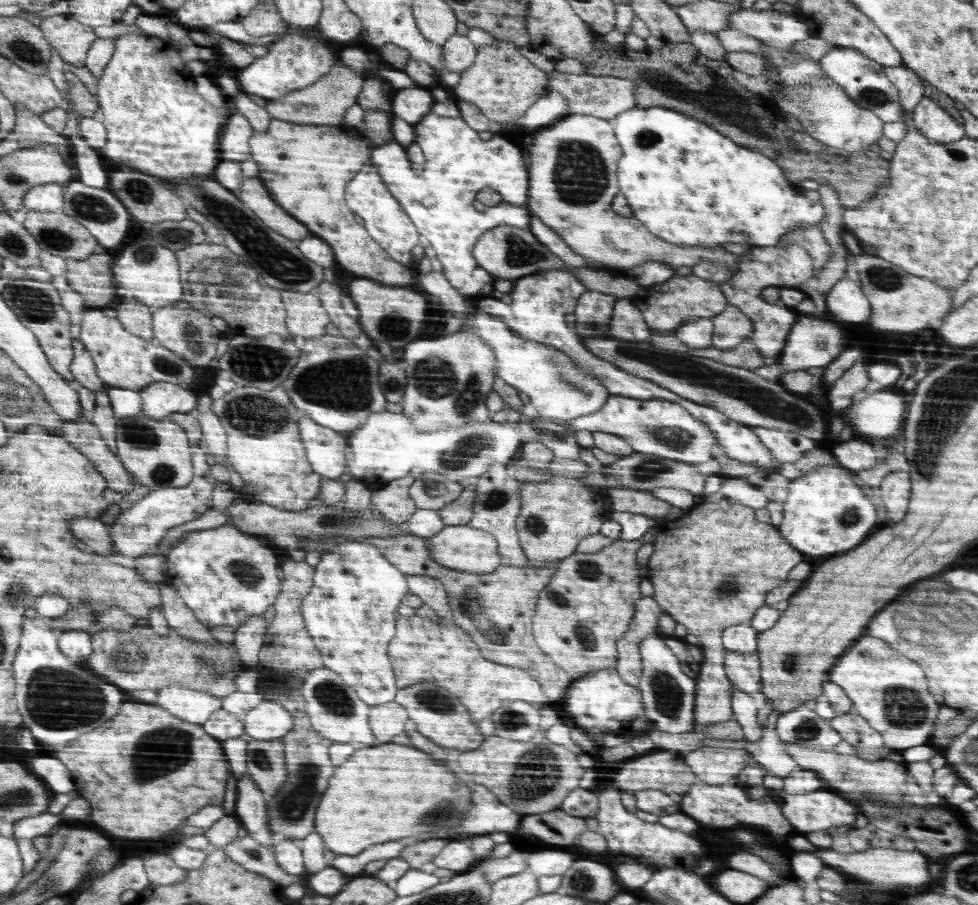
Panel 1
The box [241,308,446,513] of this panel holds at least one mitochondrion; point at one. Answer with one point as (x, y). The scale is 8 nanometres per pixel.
(341, 383)

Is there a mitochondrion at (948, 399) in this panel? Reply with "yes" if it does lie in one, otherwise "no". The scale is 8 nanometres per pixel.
yes

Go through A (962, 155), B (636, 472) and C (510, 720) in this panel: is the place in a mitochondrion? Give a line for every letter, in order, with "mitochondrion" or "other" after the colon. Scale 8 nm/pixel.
A: mitochondrion
B: mitochondrion
C: mitochondrion

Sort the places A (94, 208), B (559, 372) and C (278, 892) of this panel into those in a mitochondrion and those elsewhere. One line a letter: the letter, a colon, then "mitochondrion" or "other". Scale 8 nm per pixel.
A: mitochondrion
B: mitochondrion
C: other

